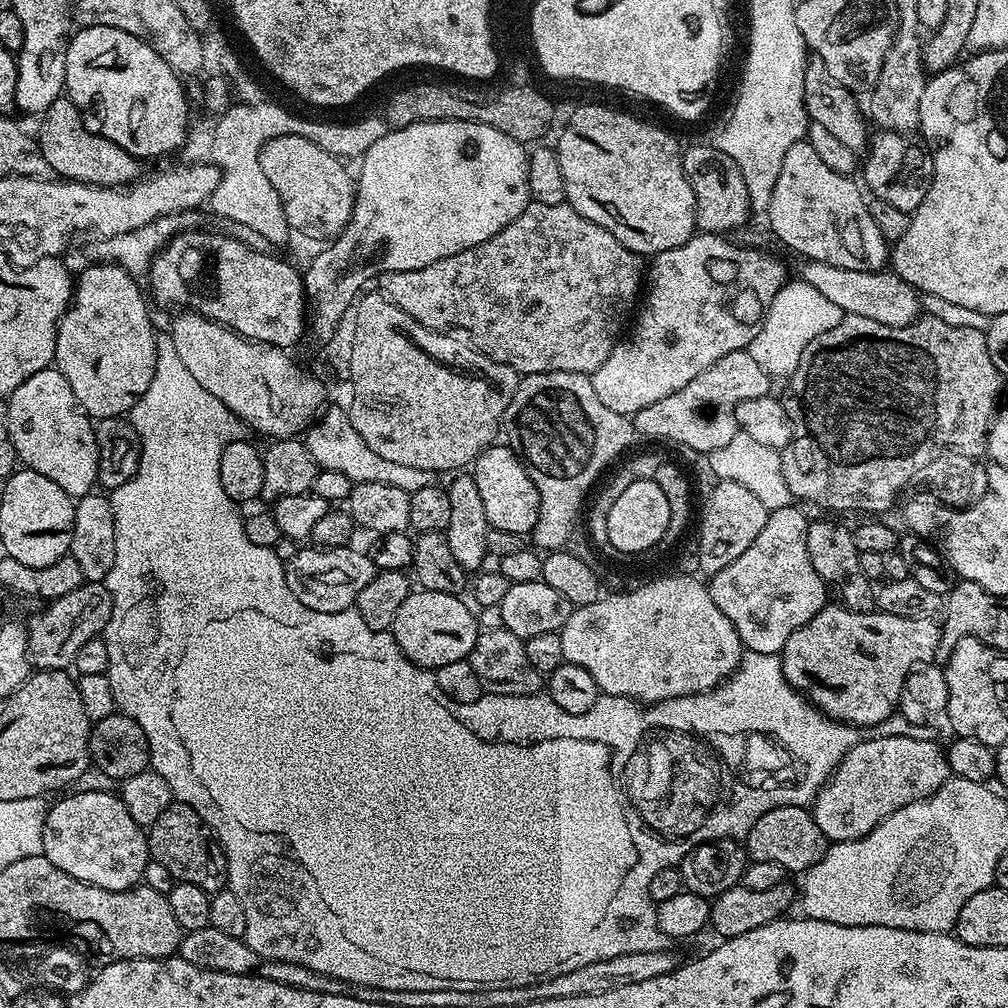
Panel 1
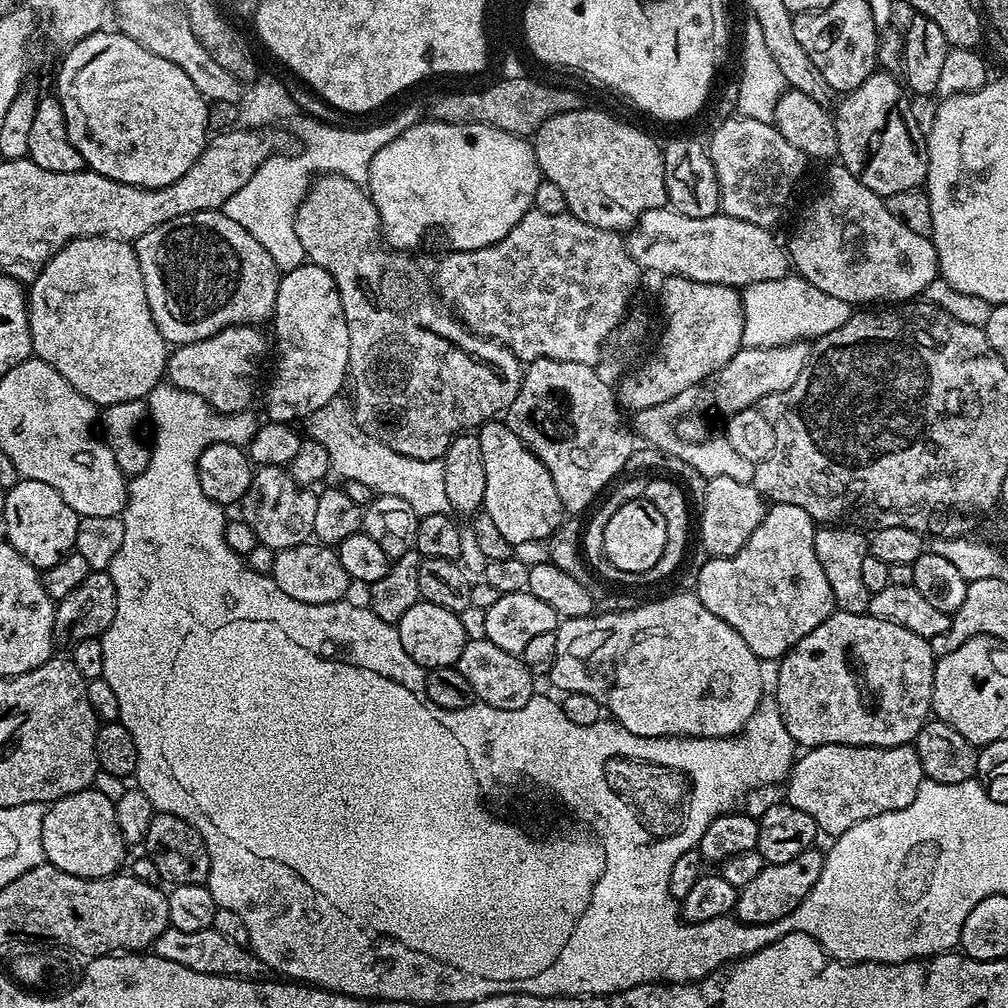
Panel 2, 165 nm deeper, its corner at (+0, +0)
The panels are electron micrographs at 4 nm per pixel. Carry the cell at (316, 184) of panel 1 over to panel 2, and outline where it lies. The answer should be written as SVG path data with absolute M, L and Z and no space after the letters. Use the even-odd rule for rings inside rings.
M320 174L313 179L311 188L304 195L304 201L298 206L296 215L296 229L298 230L298 242L302 242L302 250L305 257L311 263L322 266L334 278L338 286L338 298L342 298L342 314L346 314L346 330L350 330L350 358L348 359L348 376L350 388L356 391L356 413L354 419L357 426L366 430L378 442L386 442L390 450L398 450L398 454L406 454L406 458L418 458L419 460L438 460L444 455L444 451L450 446L450 442L461 435L465 430L479 429L481 424L488 420L495 420L501 414L507 413L510 402L520 389L520 377L522 375L522 362L504 344L496 340L489 340L486 336L477 336L471 328L464 327L459 319L442 303L433 281L416 265L416 256L407 252L393 250L382 243L380 219L378 210L374 206L372 197L361 185L350 182L345 176L333 176Z

